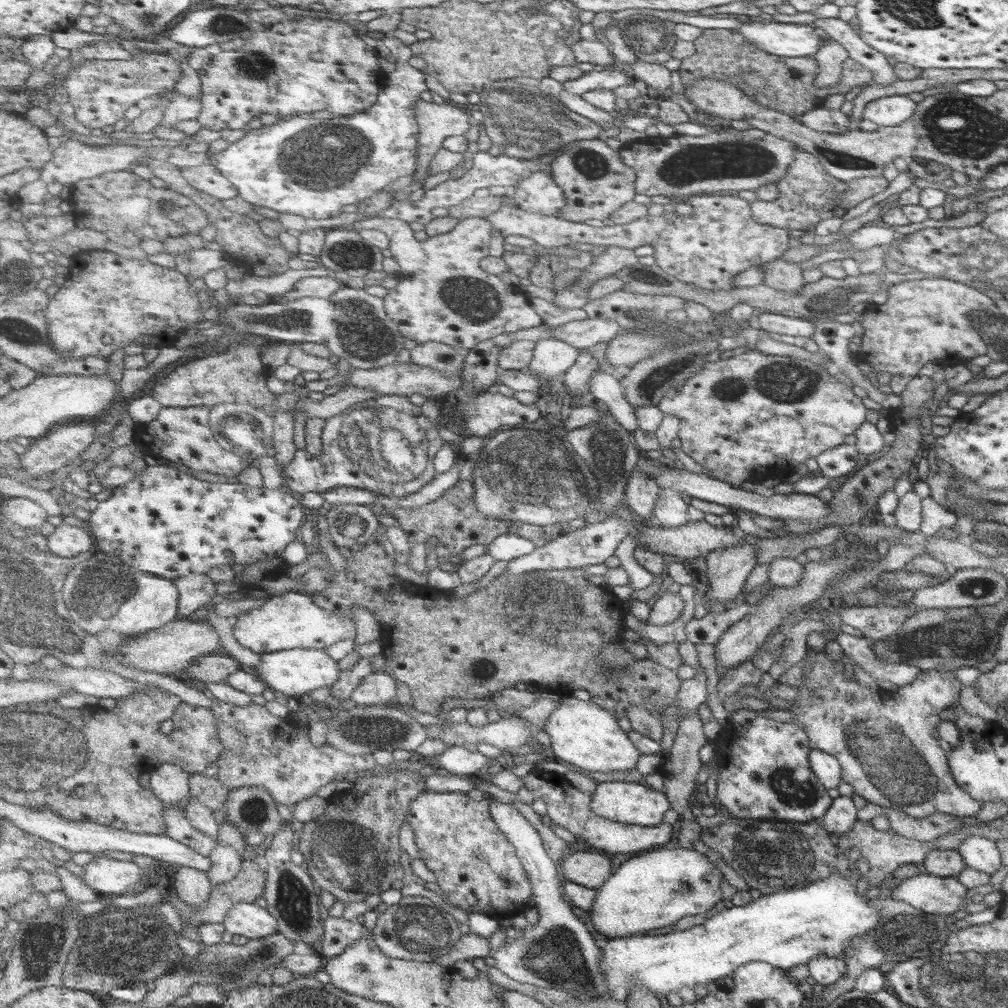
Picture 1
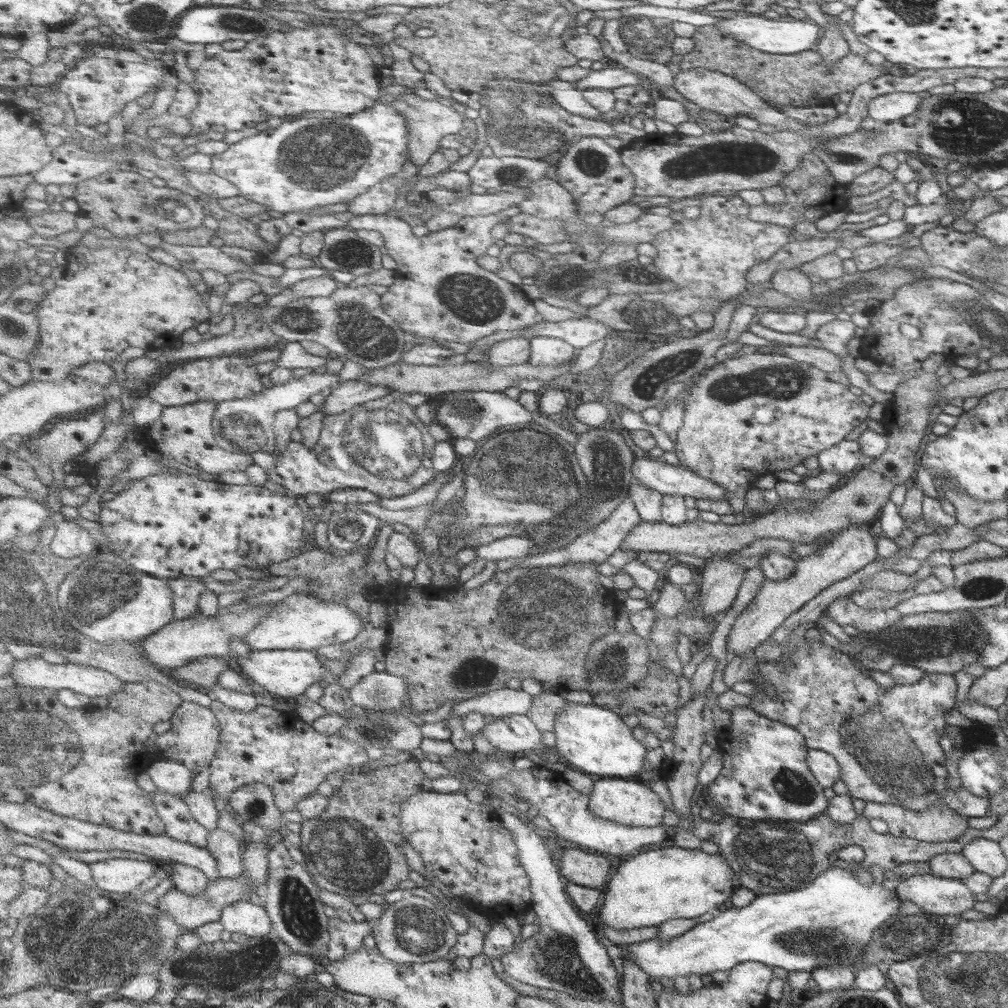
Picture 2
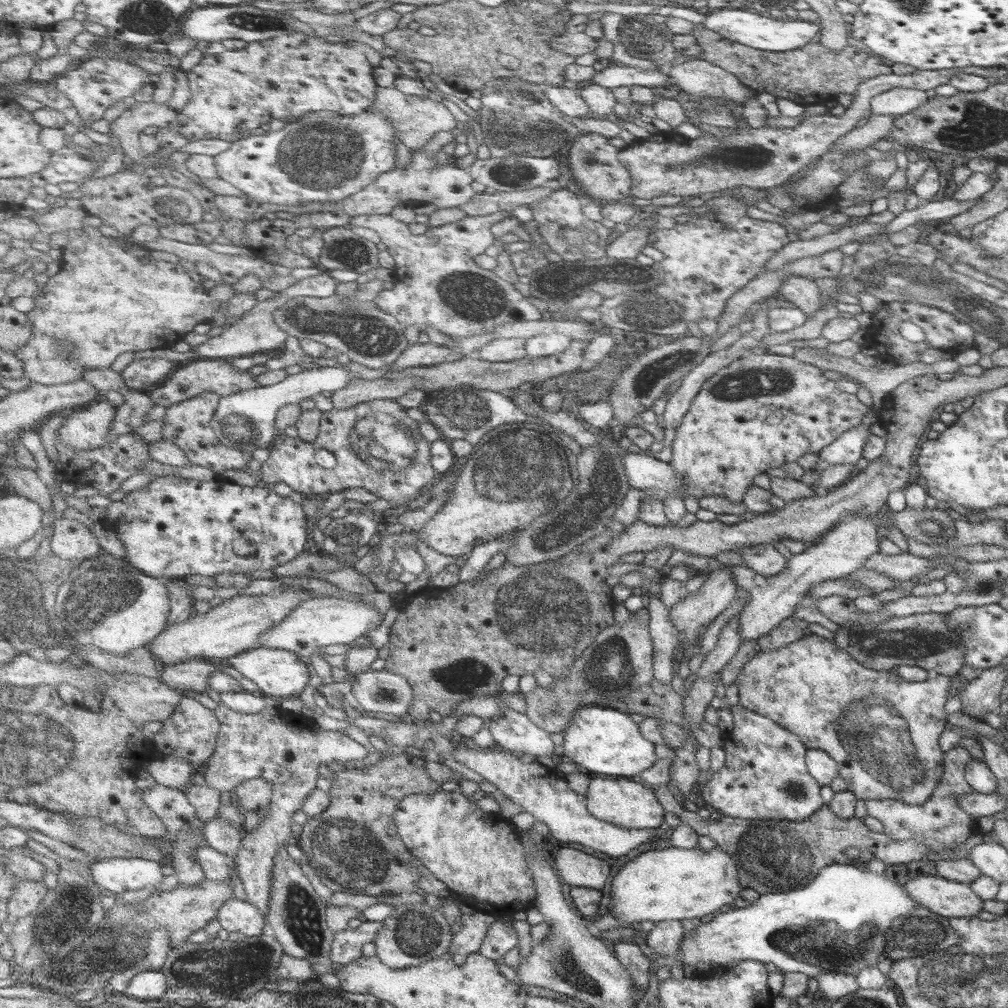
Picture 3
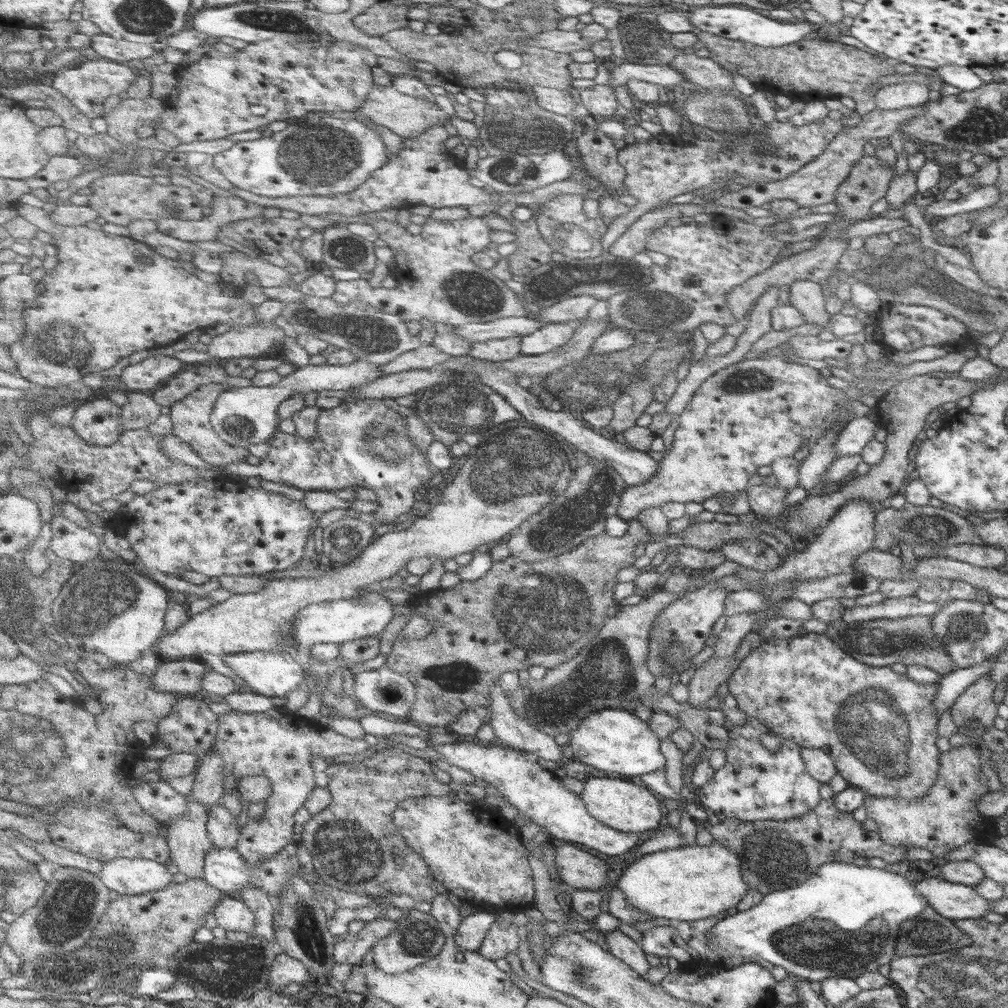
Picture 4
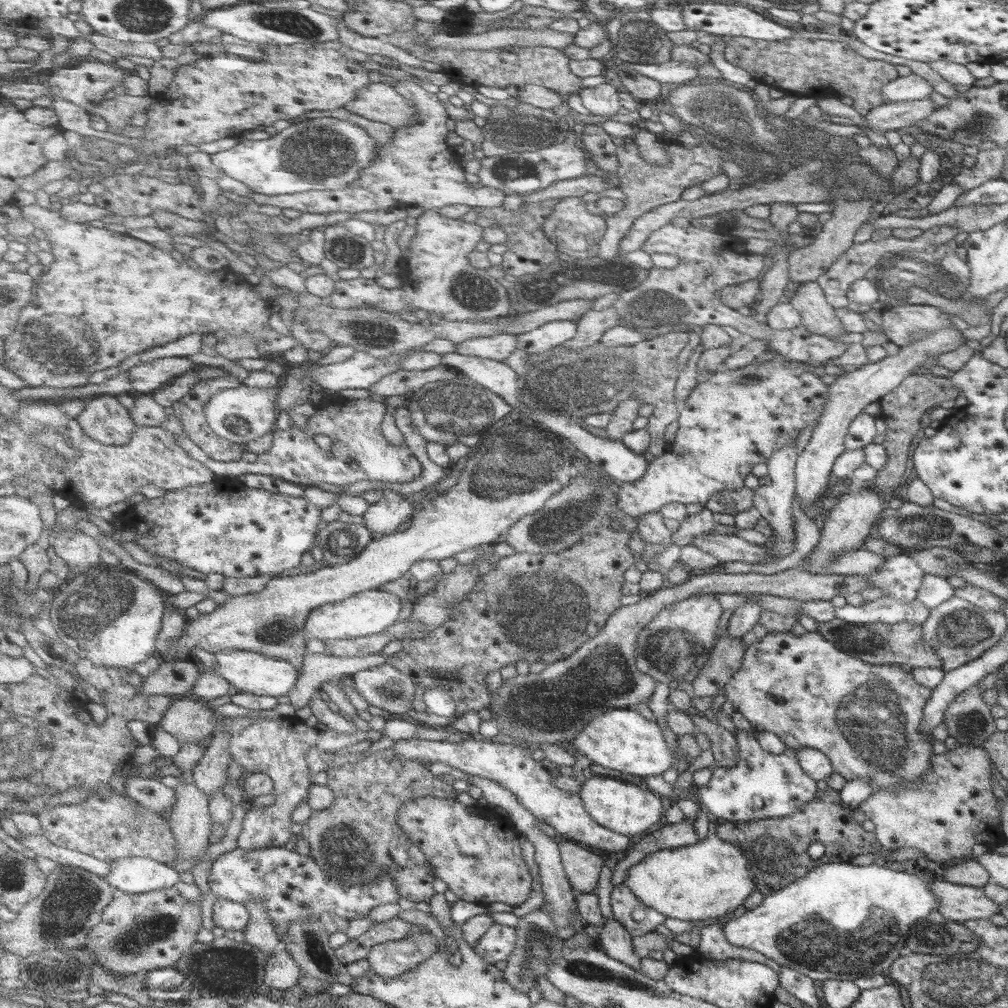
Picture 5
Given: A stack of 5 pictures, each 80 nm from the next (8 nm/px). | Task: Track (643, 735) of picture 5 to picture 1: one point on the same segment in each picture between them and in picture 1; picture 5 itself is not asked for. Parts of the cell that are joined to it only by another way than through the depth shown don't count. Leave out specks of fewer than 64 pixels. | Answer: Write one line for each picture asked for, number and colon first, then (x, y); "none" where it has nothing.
1: (585, 734)
2: (598, 741)
3: (605, 742)
4: (617, 741)

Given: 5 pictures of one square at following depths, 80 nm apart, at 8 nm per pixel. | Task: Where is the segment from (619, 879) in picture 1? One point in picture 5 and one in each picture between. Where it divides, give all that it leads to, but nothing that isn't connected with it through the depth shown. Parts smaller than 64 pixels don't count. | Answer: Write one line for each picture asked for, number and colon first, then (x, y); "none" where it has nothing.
2: (650, 888)
3: (675, 883)
4: (691, 882)
5: (710, 879)

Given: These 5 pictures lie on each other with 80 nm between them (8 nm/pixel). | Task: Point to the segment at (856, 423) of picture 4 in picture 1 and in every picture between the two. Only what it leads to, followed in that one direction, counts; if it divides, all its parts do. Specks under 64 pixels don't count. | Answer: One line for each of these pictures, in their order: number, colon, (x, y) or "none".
1: (839, 461)
2: (841, 458)
3: (848, 448)

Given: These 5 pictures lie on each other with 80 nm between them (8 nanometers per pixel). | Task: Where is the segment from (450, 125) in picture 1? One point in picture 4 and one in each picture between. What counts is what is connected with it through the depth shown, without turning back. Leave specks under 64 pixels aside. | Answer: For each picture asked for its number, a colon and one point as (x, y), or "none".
2: (429, 121)
3: (418, 118)
4: (408, 116)

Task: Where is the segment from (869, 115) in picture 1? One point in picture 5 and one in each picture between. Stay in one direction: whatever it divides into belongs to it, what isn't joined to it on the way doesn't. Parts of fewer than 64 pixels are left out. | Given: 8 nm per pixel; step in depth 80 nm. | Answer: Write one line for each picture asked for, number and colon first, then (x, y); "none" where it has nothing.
2: (889, 107)
3: (898, 101)
4: (900, 95)
5: (912, 87)

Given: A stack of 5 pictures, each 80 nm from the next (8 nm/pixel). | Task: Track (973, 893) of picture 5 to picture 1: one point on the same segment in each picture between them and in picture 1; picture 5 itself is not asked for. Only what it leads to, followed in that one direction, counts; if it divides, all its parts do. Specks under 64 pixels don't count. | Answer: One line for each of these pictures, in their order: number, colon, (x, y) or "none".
1: (930, 893)
2: (943, 896)
3: (950, 899)
4: (955, 901)

